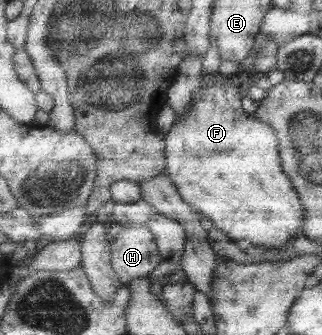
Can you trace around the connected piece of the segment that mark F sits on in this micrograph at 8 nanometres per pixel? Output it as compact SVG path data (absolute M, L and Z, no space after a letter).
M204 83L202 93L190 110L185 116L177 116L169 132L163 135L166 174L183 201L200 217L211 220L213 227L233 242L247 240L255 247L281 249L288 240L293 242L301 236L305 210L291 186L291 180L281 170L273 128L244 112L241 97L230 84L227 88Z

